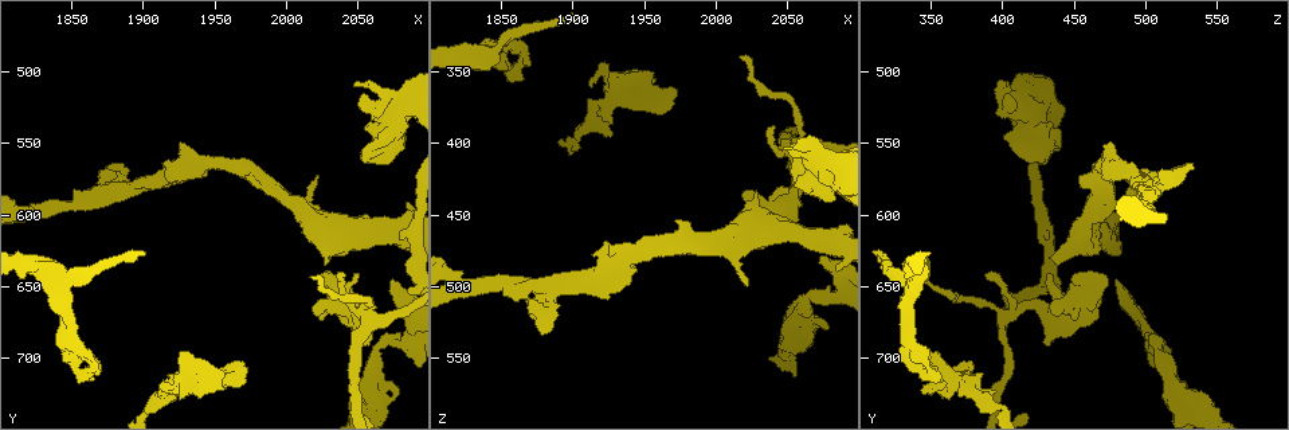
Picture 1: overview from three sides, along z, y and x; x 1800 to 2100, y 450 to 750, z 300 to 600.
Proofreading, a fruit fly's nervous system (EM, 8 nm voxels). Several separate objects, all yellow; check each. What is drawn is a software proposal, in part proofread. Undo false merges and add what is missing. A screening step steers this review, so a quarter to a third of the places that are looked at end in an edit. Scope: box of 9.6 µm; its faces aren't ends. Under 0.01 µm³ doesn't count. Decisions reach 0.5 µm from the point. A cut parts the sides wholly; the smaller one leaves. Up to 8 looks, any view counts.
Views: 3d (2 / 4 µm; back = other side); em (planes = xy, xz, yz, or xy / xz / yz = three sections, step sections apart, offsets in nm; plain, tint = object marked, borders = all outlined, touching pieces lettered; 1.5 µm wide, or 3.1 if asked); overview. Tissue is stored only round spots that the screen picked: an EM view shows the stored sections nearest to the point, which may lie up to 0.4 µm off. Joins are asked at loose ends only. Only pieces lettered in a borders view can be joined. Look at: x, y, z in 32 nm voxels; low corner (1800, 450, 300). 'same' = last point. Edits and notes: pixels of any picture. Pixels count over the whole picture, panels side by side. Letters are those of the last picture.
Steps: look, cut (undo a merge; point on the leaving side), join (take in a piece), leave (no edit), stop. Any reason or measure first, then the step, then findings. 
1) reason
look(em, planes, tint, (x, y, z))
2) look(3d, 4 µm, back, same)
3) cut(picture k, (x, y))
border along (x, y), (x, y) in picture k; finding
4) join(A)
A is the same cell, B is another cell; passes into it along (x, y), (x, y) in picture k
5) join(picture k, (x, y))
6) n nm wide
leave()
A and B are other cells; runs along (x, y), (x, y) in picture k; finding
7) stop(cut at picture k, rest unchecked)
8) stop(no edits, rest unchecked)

an open end
look(3d, 2 µm, (1964, 702, 378))

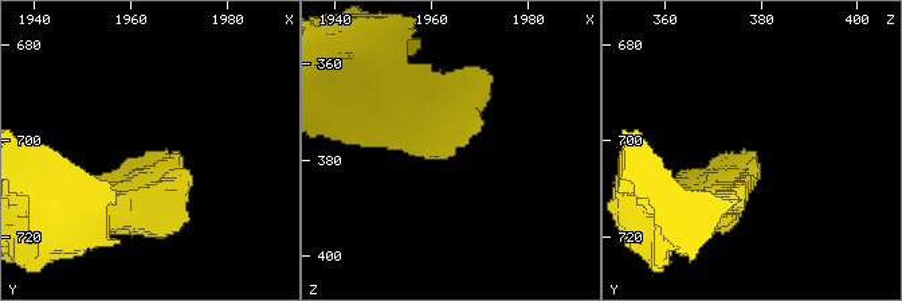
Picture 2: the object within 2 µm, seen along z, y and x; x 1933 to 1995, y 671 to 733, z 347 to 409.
look(em, yz, step 8, borders, (1965, 703, 377))

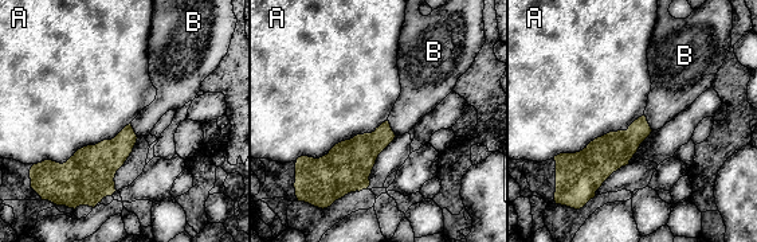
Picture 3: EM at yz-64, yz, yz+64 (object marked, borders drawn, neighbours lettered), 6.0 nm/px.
leave()
A and B are other cells; border along (387, 120), (318, 157), (295, 159) in picture 3; no lettered piece goes on from it

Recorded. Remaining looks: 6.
thin end
look(em, yz, step 4, tint, (1918, 724, 342))

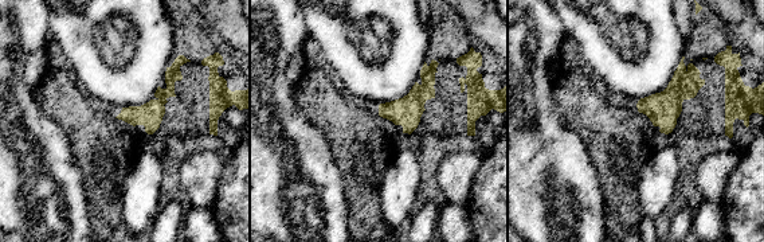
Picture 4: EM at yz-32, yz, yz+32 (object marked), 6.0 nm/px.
cut it another way
look(em, planes, borders, same)

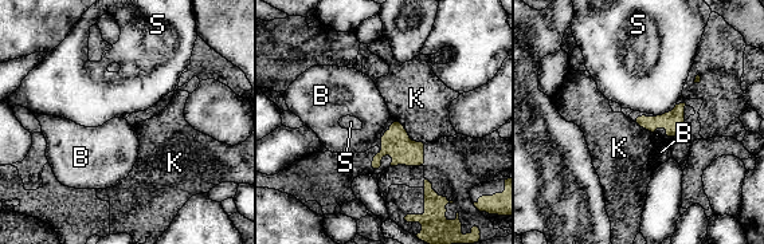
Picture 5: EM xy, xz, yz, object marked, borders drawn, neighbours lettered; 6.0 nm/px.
leave()
B, K and S are other cells; border along (382, 137), (380, 150) in picture 5; no lettered piece goes on from it

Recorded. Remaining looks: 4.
three arms meet
look(em, planes, borders, (1888, 580, 502))

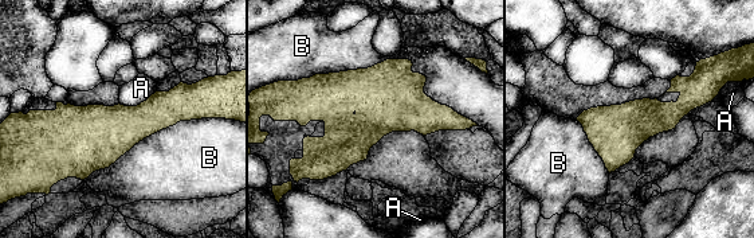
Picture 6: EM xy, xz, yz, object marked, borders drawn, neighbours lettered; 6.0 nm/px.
320 nm wide
leave()
A and B are other cells; border along (156, 90), (136, 105), (120, 104) in picture 6; all the same neuron

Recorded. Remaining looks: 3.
stop(no edits, rest unchecked)

